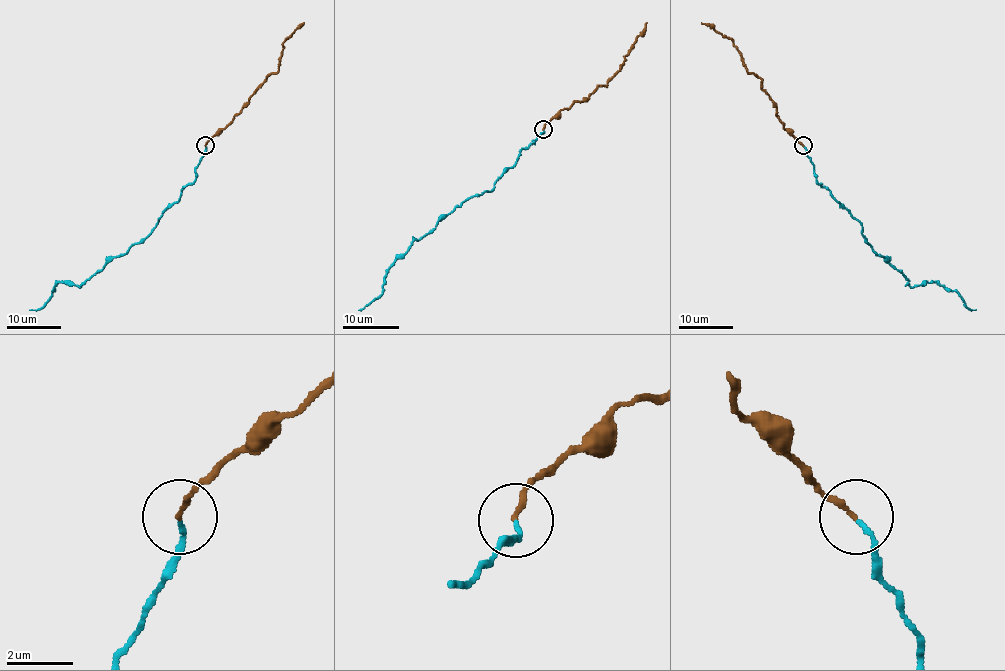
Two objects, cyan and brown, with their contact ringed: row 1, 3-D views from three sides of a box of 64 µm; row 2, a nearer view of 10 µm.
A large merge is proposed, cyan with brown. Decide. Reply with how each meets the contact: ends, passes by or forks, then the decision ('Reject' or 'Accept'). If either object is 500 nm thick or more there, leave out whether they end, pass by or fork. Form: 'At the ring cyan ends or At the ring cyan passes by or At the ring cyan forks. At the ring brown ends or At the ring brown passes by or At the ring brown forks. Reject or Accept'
At the ring cyan ends. At the ring brown ends. Accept

